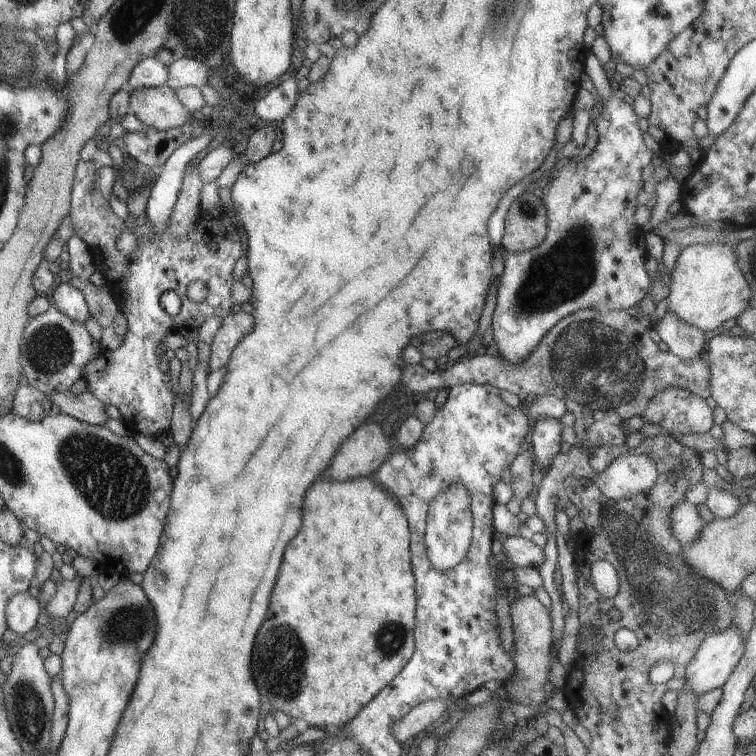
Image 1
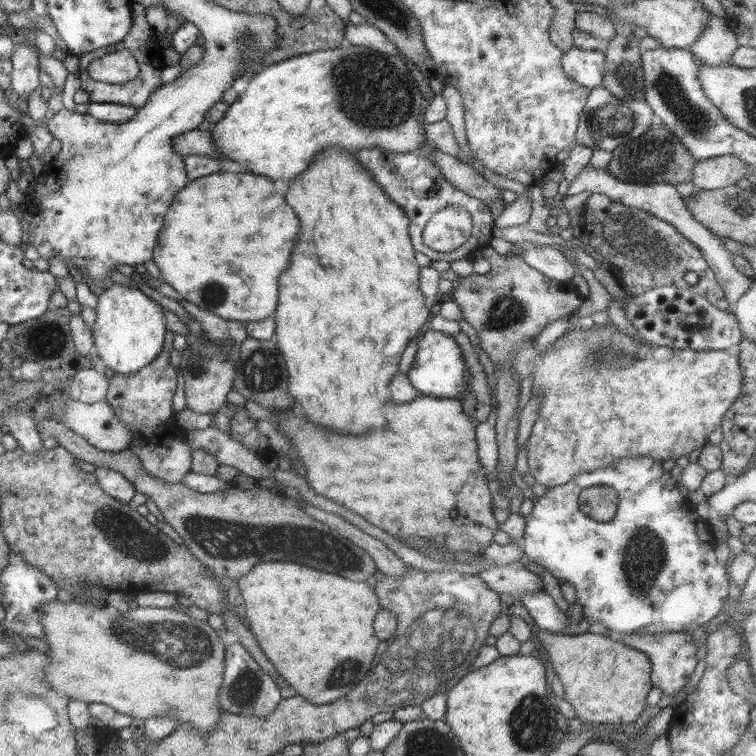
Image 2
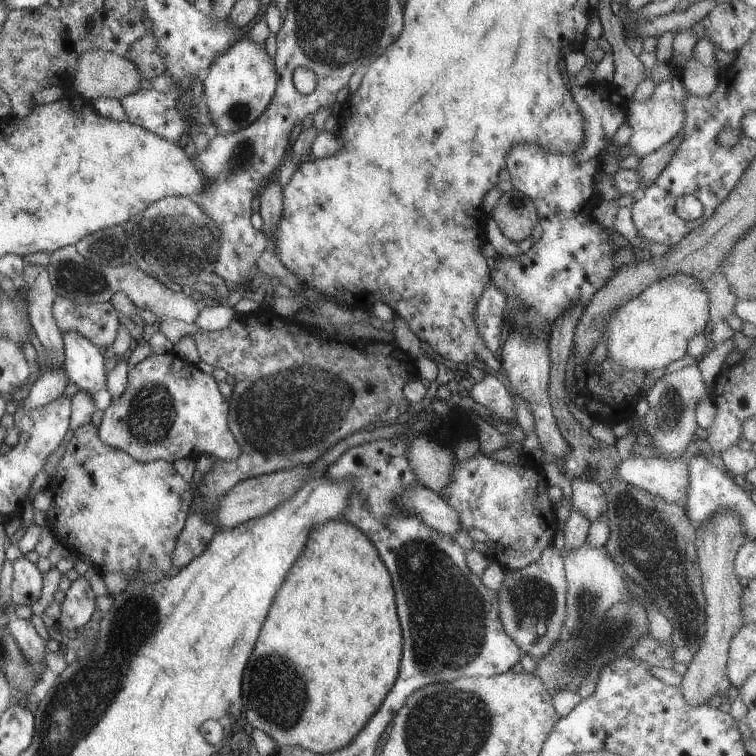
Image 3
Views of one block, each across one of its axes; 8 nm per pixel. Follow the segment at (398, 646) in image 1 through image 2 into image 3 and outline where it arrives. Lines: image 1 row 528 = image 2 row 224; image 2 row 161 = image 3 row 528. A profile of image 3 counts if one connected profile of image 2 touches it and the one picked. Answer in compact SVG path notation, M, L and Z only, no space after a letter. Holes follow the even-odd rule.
M343 518L327 520L323 524L317 524L309 532L309 538L307 538L301 554L299 554L299 558L293 562L293 566L285 574L285 580L283 580L281 588L277 590L277 594L275 594L275 598L269 606L267 618L265 618L261 630L259 630L259 636L257 636L257 644L255 644L251 656L249 656L249 662L247 662L245 670L243 670L243 690L241 690L243 696L241 696L241 702L245 706L247 722L253 728L259 728L261 732L265 732L267 736L274 740L277 746L297 746L317 755L329 754L349 744L350 740L369 720L369 717L373 716L373 713L379 708L381 701L397 678L402 652L402 636L393 600L395 600L394 590L389 573L385 570L383 561L379 560L379 556L377 556L377 550L373 548L373 544L364 532L361 532L359 528L355 528Z

